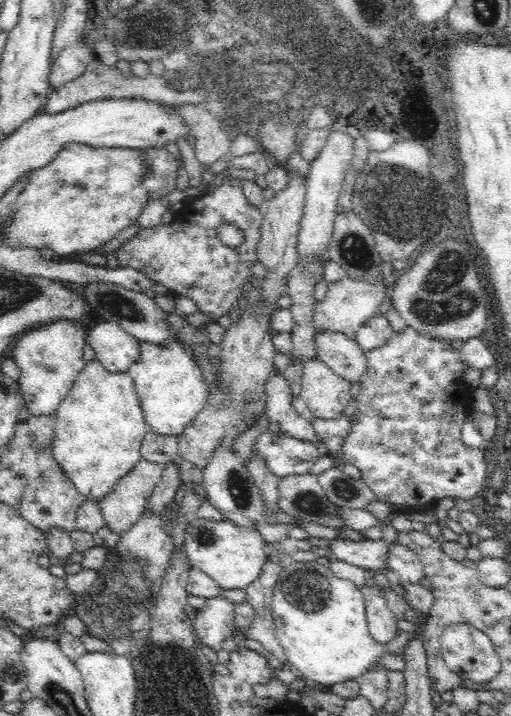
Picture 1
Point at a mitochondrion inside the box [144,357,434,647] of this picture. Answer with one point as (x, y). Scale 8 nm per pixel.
(309, 590)

